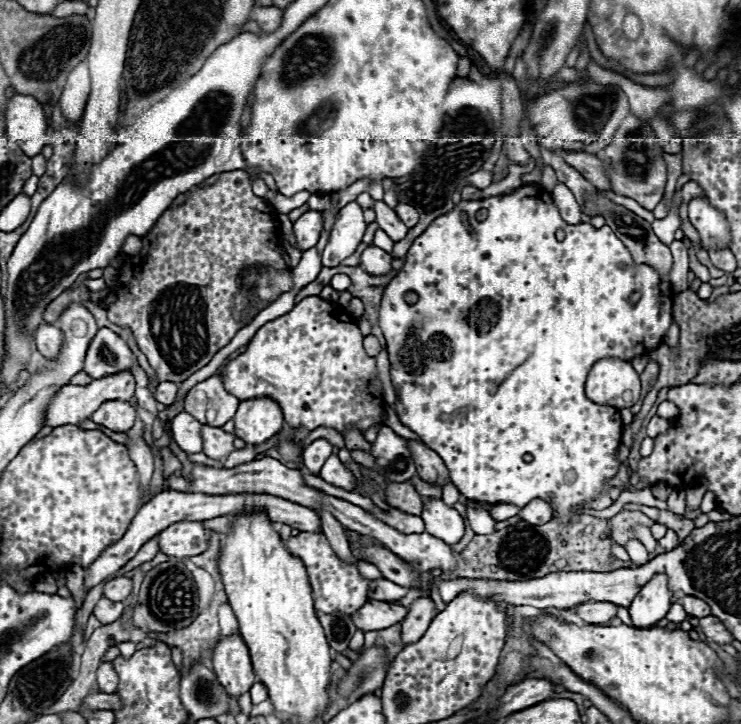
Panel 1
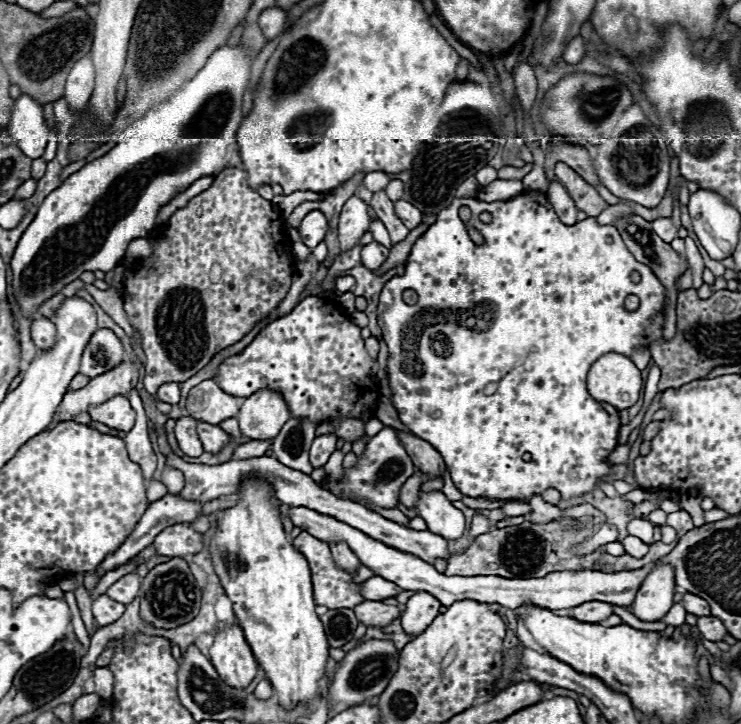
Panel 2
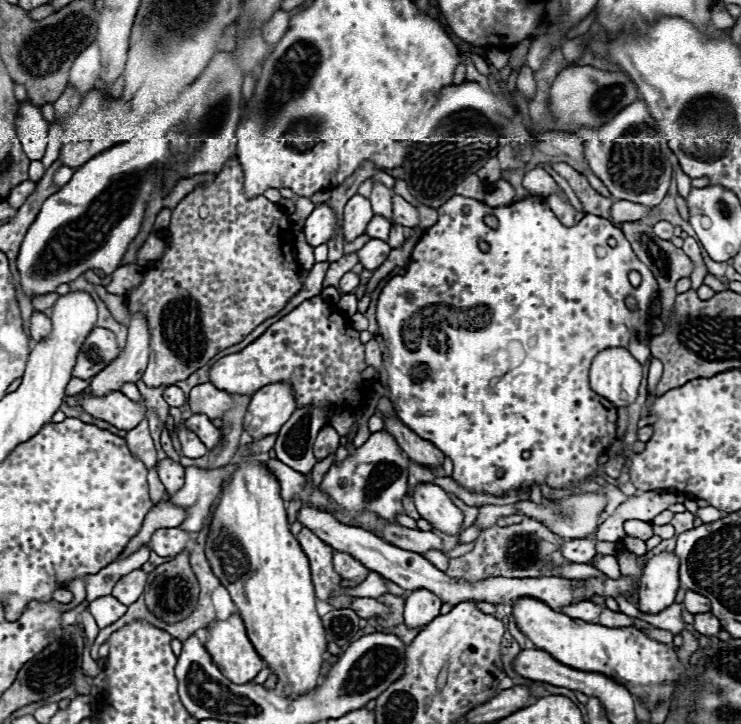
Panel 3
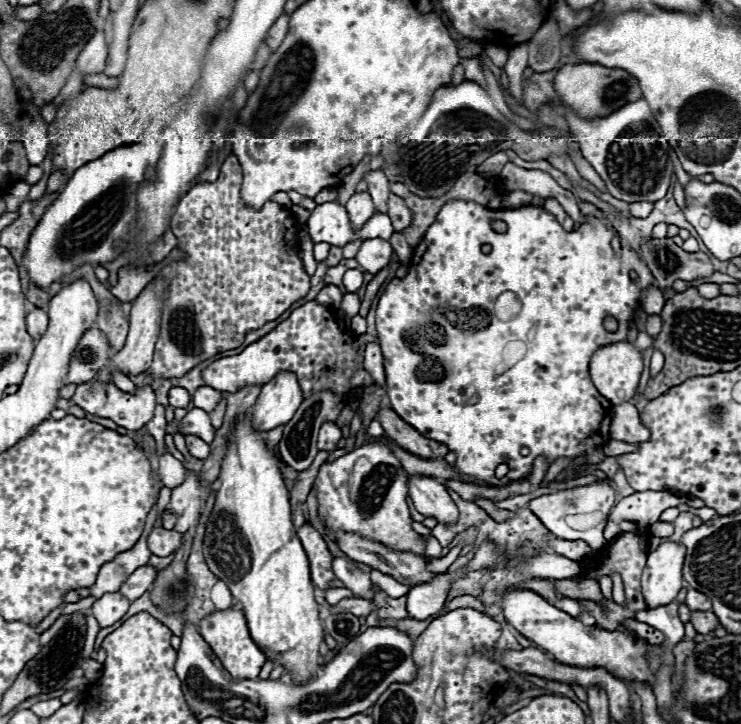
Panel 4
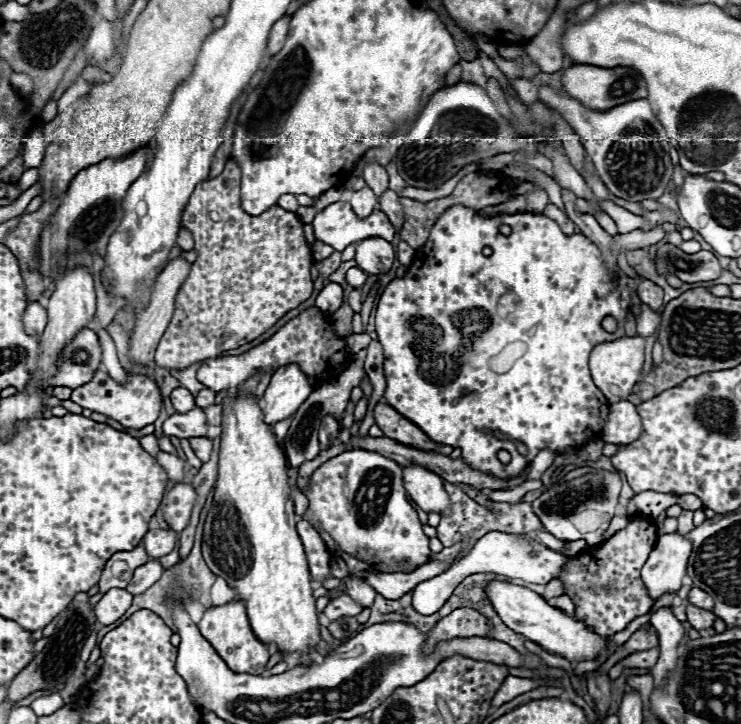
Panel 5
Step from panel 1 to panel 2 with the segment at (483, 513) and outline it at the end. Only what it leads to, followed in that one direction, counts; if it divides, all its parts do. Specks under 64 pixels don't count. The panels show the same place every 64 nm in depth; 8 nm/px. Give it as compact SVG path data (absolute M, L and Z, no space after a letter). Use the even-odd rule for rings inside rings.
M476 514L476 516L472 518L472 526L470 526L470 536L472 536L472 538L476 538L476 536L480 536L480 534L488 532L490 528L492 528L492 526L488 524L488 520L486 520L484 516Z

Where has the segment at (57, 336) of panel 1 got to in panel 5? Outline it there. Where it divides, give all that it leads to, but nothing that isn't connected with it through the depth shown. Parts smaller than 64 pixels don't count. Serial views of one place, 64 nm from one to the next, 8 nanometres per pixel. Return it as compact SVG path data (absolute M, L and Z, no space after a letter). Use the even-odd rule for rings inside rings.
M28 302L24 316L22 316L22 324L24 324L26 334L32 334L32 336L38 334L40 336L40 332L46 326L46 308L40 302Z

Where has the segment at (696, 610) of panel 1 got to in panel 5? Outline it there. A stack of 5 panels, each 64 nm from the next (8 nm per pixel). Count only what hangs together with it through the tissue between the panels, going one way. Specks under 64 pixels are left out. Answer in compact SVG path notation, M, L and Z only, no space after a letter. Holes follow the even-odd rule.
M692 588L690 594L688 594L688 602L698 606L698 608L704 608L704 610L712 610L714 608L714 600L712 596L708 596L704 590L700 588Z

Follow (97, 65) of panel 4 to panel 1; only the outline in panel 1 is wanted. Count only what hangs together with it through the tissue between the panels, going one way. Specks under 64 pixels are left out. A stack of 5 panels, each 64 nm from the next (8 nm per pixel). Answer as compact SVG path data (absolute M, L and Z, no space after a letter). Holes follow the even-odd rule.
M80 62L68 76L64 92L60 96L60 106L62 106L62 114L70 120L76 122L82 114L84 114L84 104L88 100L88 92L90 92L90 72L88 72L88 64Z

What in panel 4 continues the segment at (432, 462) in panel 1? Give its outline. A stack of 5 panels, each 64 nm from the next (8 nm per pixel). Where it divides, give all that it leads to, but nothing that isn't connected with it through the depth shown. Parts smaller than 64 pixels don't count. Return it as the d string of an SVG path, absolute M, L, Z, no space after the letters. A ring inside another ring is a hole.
M382 406L378 410L378 422L382 424L382 428L390 440L394 440L398 446L402 446L404 450L408 450L412 454L418 454L422 458L444 458L448 454L448 448L444 448L444 444L436 444L434 440L424 438L410 424L400 420L400 416L396 416L396 412L392 412L392 408Z

